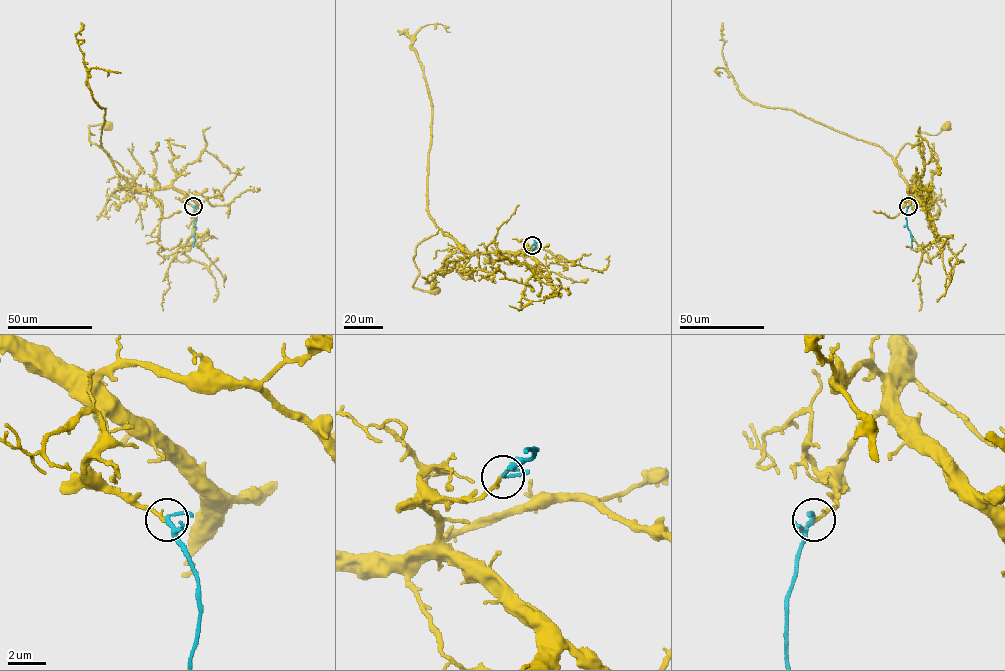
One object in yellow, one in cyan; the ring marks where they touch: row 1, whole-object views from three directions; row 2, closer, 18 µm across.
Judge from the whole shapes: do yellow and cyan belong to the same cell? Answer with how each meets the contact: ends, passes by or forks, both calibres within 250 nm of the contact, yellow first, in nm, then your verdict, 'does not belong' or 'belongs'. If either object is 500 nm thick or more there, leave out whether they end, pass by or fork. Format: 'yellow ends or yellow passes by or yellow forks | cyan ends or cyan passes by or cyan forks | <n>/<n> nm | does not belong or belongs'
yellow ends | cyan forks | 200/150 nm | belongs

